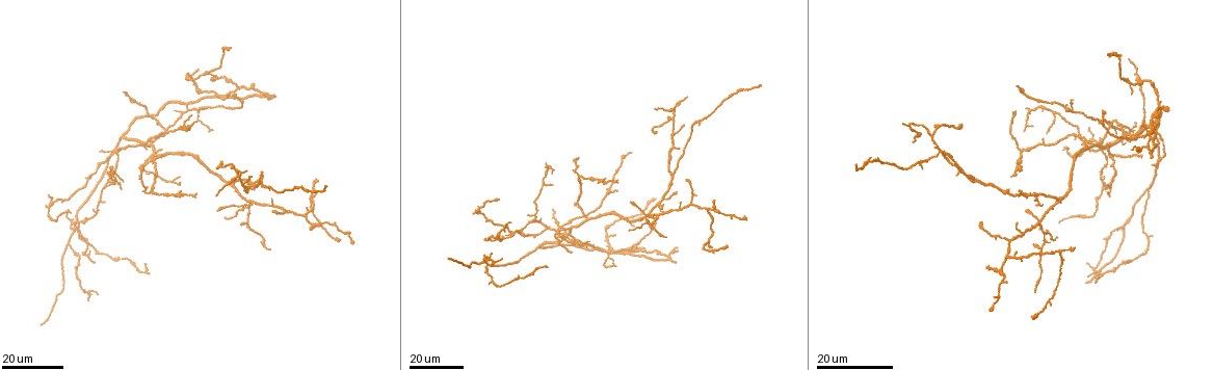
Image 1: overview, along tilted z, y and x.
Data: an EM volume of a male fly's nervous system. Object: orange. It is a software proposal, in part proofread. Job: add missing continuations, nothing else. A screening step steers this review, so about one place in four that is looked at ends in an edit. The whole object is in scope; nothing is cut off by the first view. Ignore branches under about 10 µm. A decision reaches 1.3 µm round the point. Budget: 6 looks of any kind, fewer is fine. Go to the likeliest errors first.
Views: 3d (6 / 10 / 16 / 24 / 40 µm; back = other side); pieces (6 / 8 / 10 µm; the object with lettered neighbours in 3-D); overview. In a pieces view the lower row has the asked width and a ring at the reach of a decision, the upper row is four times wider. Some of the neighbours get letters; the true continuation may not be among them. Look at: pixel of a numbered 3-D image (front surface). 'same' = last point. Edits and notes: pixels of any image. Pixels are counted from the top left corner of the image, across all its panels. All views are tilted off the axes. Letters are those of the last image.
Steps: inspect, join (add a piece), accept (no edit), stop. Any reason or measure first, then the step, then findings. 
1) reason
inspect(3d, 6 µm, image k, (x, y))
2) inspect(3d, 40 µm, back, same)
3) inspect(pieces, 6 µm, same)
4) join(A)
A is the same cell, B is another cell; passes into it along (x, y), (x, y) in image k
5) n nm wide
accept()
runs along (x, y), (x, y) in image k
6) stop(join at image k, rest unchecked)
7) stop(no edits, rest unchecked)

long arm stops here
inspect(3d, 24 µm, image 1, (40, 325))

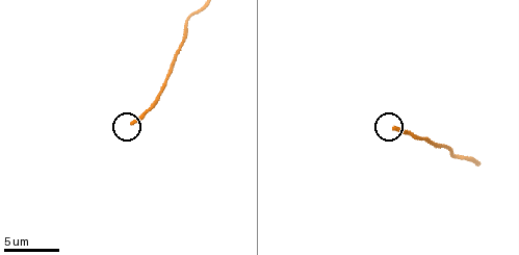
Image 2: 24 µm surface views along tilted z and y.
inspect(pieces, 10 µm, image 2, (133, 122))

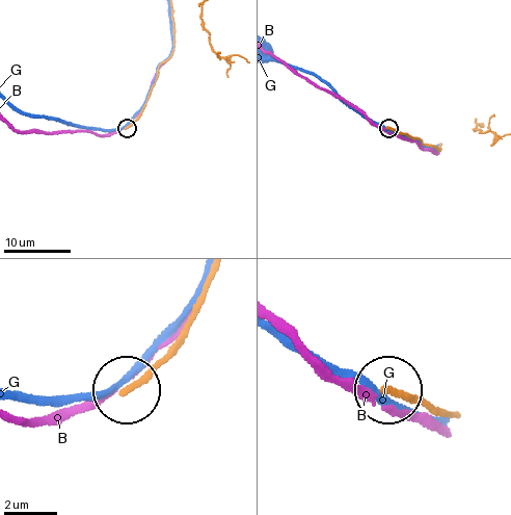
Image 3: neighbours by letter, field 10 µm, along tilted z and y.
accept()
B and G are other cells; runs along (171, 15), (172, 52), (159, 67), (142, 110), (127, 127) in image 3; no lettered piece goes on from it

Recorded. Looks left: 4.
free end
inspect(3d, 24 µm, image 1, (1143, 156))

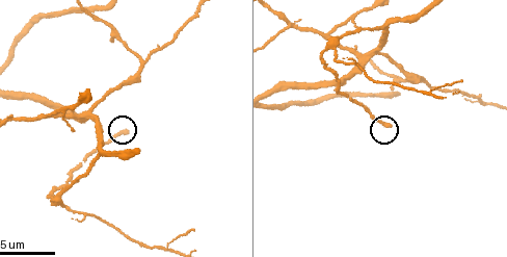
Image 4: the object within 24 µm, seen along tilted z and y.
inspect(3d, 6 µm, image 4, (128, 132))

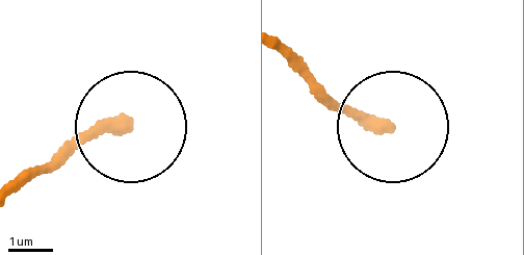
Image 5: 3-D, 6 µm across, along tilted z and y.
inspect(pieces, 6 µm, image 5, (124, 123))

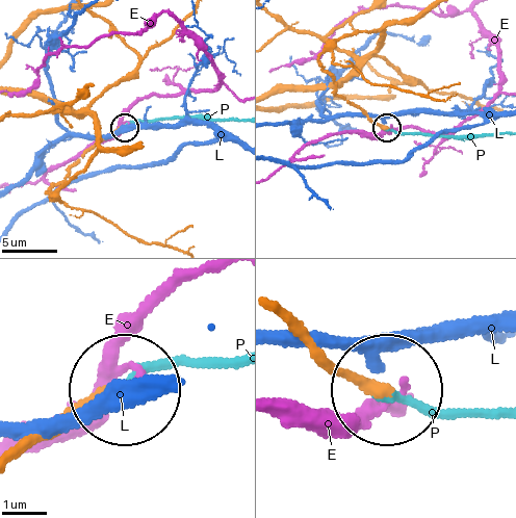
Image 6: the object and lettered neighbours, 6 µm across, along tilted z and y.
join(P)
P is the same cell, E and L are other cells; passes into it along (355, 107), (395, 131), (480, 137), (499, 134) in image 6; it goes on there

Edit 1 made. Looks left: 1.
stop(join at image 6, rest unchecked)

